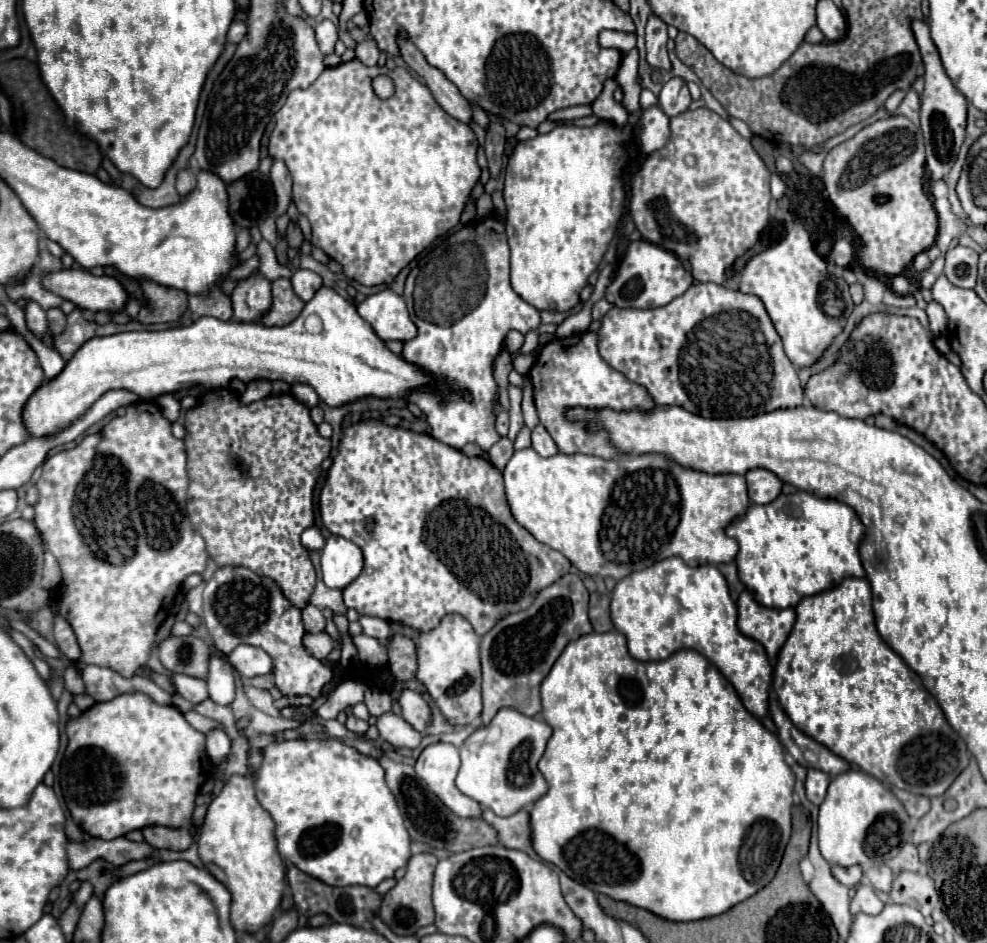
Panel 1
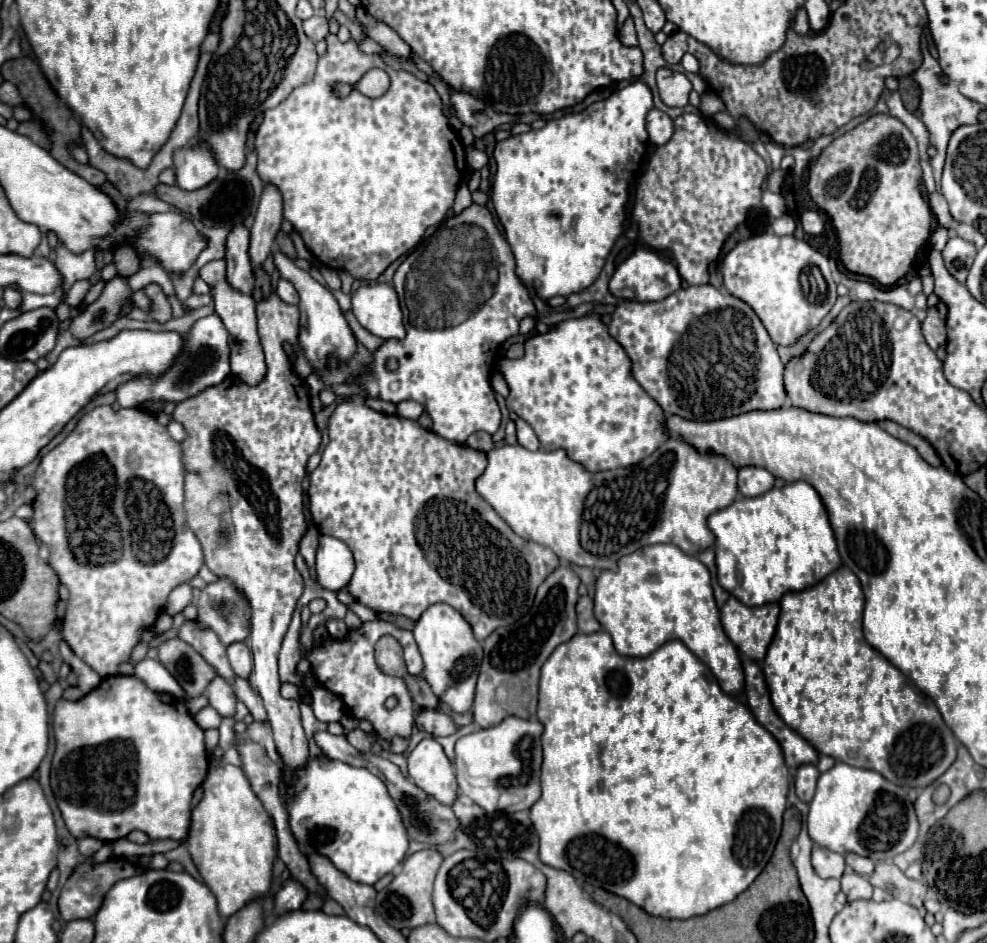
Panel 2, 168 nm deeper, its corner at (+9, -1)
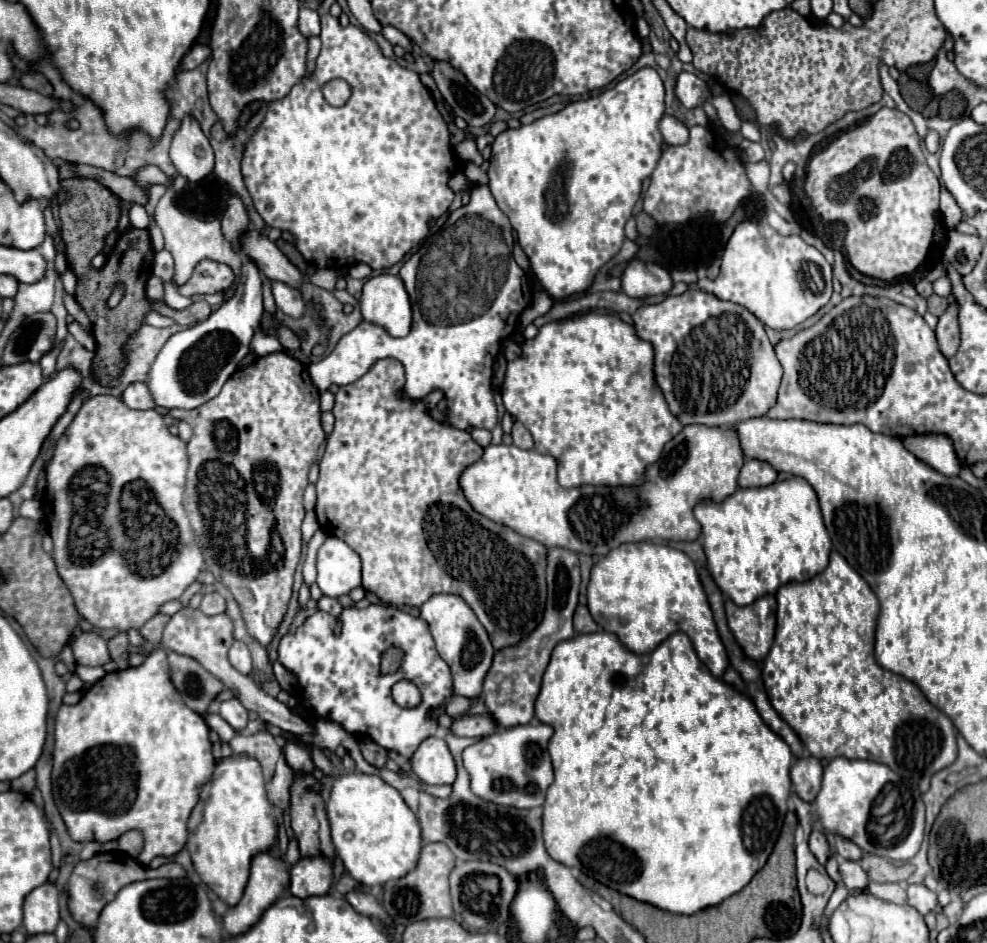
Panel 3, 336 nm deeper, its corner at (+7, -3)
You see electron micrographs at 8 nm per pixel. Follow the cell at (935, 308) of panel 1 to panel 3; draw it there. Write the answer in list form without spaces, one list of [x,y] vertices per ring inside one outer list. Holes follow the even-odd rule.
[[[944,274],[944,276],[940,276],[936,282],[934,282],[934,292],[938,294],[938,296],[950,296],[952,294],[952,282],[950,282],[950,278]]]

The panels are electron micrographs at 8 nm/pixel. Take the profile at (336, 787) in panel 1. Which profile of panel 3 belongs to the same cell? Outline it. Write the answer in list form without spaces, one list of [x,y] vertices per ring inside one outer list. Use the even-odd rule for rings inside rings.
[[[360,772],[344,774],[338,778],[324,776],[322,784],[328,784],[328,782],[330,782],[330,796],[326,800],[326,812],[332,828],[332,840],[338,856],[344,862],[344,868],[356,882],[372,888],[372,886],[386,884],[388,880],[404,878],[412,868],[416,868],[416,862],[422,850],[422,830],[416,814],[408,808],[408,804],[402,800],[396,788],[386,784],[376,774],[360,774]]]

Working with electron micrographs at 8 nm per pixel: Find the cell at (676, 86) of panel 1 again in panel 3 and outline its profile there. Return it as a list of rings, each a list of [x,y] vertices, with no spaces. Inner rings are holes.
[[[682,72],[676,82],[676,96],[686,108],[698,108],[706,100],[708,84],[706,80],[698,78],[696,74]]]

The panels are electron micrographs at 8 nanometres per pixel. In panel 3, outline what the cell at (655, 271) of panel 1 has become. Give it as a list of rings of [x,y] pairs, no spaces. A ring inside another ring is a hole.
[[[630,260],[622,274],[622,290],[628,296],[660,296],[672,288],[670,274],[658,264],[646,264],[640,260]]]

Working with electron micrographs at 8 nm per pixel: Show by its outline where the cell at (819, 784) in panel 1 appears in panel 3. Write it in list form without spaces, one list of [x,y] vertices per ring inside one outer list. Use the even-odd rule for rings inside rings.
[[[802,756],[794,762],[790,776],[792,776],[792,784],[794,784],[796,794],[804,802],[812,802],[816,798],[816,794],[820,792],[822,764],[814,756]]]

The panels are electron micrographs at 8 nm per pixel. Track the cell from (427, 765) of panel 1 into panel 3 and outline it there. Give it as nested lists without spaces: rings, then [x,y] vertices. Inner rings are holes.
[[[426,738],[410,758],[412,772],[424,784],[452,784],[456,778],[456,764],[442,738]]]

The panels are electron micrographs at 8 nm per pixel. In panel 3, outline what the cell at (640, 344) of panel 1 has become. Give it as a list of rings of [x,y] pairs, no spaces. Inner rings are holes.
[[[686,290],[680,296],[666,296],[658,304],[642,306],[634,312],[634,328],[642,340],[654,344],[656,382],[662,388],[672,414],[686,424],[706,426],[736,426],[748,418],[764,416],[776,402],[782,366],[774,354],[762,322],[746,308],[722,302],[716,296],[700,290]]]

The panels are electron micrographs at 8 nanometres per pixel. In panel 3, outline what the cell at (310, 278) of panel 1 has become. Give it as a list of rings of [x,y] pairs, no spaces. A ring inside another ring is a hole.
[[[272,282],[272,294],[278,310],[290,318],[302,318],[306,314],[306,302],[298,288],[292,288],[284,282]]]

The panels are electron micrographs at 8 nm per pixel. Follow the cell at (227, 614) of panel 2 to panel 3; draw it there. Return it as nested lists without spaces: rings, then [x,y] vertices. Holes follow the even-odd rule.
[[[214,592],[214,594],[204,594],[202,604],[200,604],[200,610],[202,610],[204,614],[208,614],[208,616],[222,614],[222,612],[226,612],[226,602],[224,602],[224,598],[222,598],[218,592]]]

